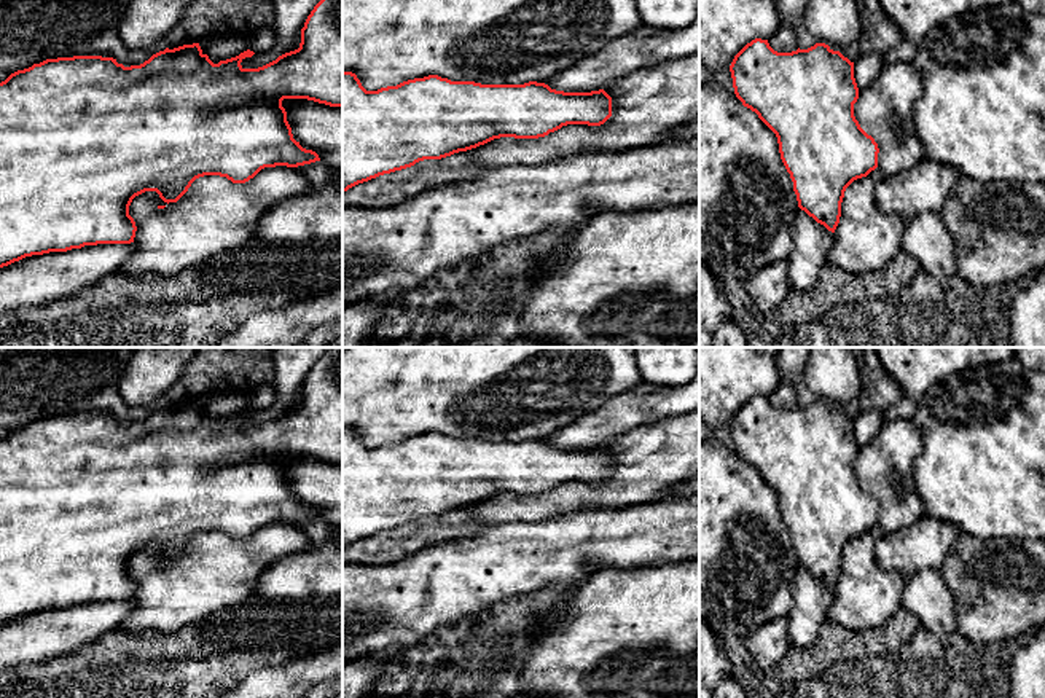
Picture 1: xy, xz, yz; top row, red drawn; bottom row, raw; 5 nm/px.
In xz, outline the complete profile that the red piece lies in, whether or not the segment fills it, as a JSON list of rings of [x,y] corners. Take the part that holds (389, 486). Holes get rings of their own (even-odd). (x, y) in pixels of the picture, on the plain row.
[[[342,429],[342,550],[424,516],[441,516],[494,496],[538,496],[567,481],[601,483],[612,473],[604,448],[564,449],[545,440],[481,441],[438,432],[366,448],[355,430]]]

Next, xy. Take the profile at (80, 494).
[[[328,347],[314,363],[301,386],[299,405],[279,413],[276,418],[258,424],[244,425],[241,419],[255,410],[247,406],[236,414],[213,421],[202,410],[199,400],[183,402],[174,406],[166,405],[153,411],[140,422],[124,424],[113,414],[73,413],[46,416],[29,425],[11,430],[0,440],[0,625],[25,614],[49,609],[67,609],[84,602],[97,601],[131,601],[135,594],[135,578],[129,572],[132,556],[145,548],[156,548],[164,559],[177,559],[204,532],[226,534],[233,540],[245,540],[264,524],[287,523],[298,524],[320,518],[319,512],[306,507],[293,496],[282,464],[284,456],[307,456],[330,464],[342,464],[342,347]]]

